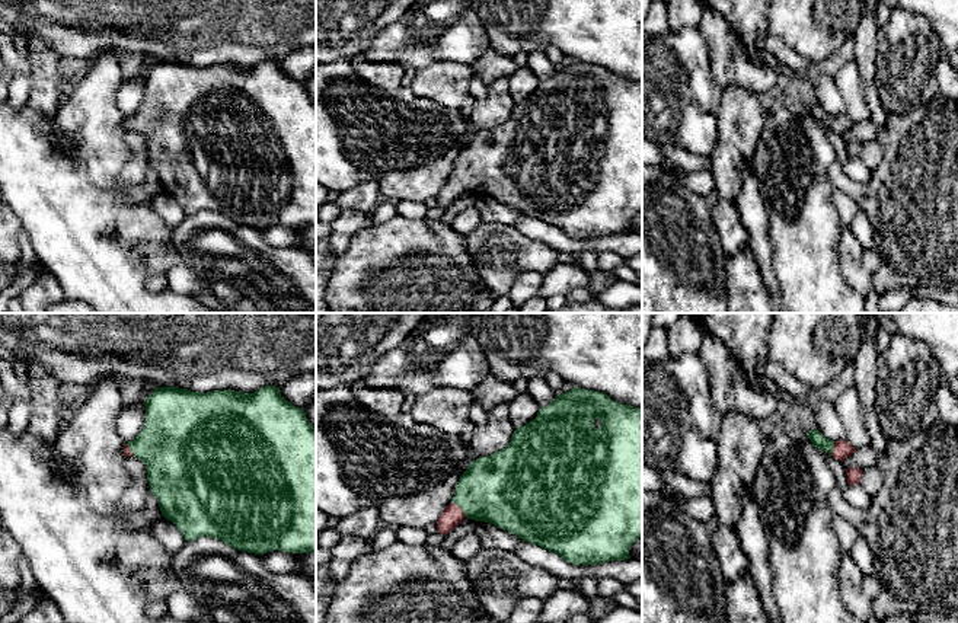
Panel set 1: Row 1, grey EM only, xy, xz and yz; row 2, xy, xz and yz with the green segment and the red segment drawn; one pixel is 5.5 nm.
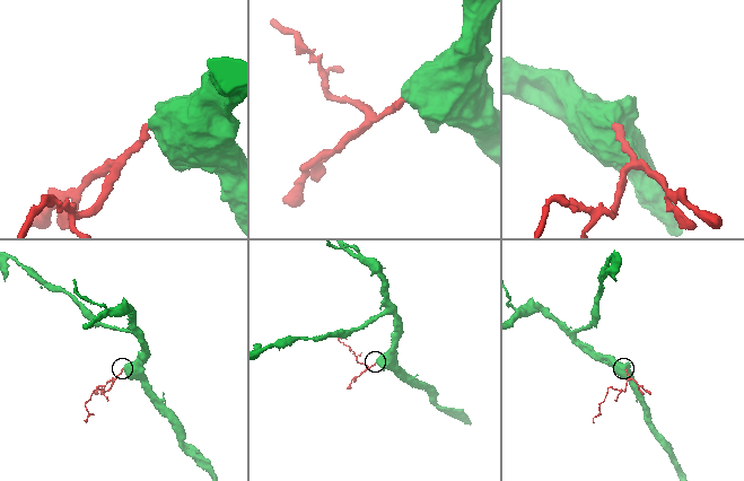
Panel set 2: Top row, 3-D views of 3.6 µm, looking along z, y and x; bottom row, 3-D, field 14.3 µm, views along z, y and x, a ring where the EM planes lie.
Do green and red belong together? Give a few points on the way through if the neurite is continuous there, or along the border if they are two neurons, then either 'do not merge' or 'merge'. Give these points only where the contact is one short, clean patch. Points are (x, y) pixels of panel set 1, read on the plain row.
runs through xz (501, 163), (484, 166), (460, 181), (453, 188); merge

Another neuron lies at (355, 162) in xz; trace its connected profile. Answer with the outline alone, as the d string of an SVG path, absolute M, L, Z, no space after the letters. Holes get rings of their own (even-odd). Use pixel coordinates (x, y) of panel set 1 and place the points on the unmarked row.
M351 60L316 63L316 183L328 191L341 194L374 180L381 199L425 204L427 199L437 198L451 178L456 159L467 143L466 125L467 116L459 109L446 109L431 99L415 95L409 86L384 89L370 84L358 76Z

